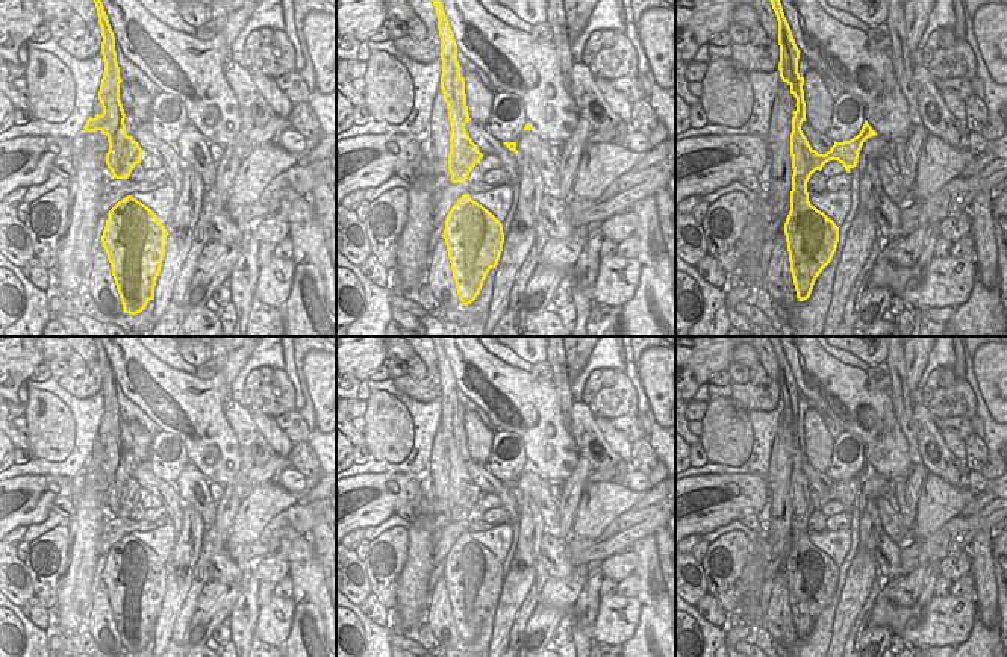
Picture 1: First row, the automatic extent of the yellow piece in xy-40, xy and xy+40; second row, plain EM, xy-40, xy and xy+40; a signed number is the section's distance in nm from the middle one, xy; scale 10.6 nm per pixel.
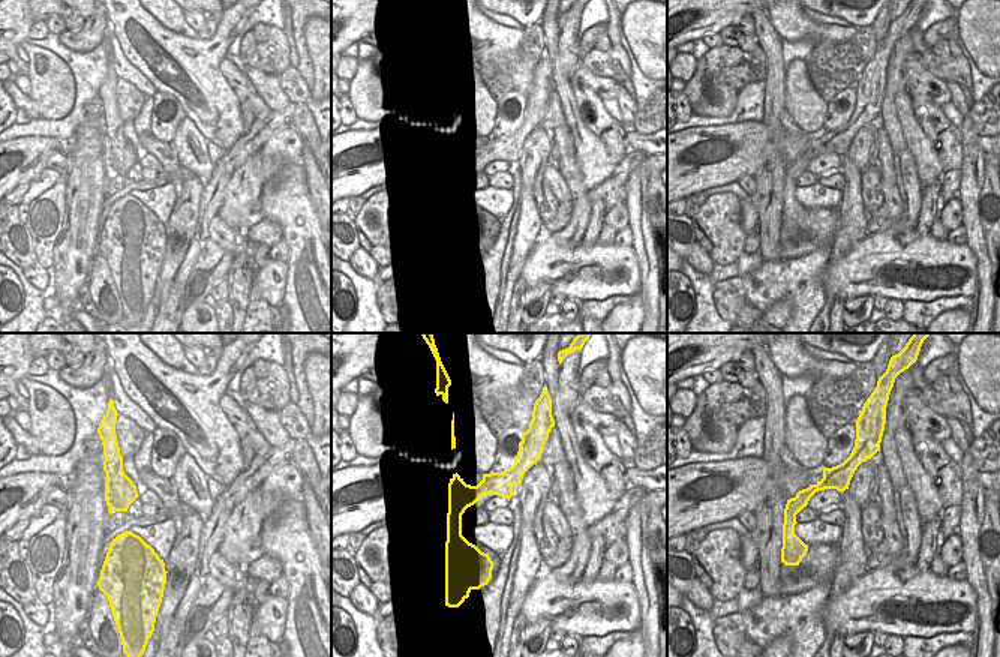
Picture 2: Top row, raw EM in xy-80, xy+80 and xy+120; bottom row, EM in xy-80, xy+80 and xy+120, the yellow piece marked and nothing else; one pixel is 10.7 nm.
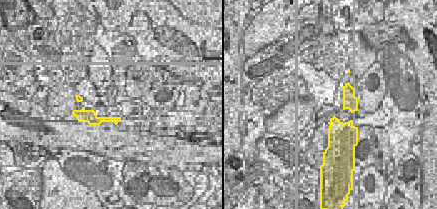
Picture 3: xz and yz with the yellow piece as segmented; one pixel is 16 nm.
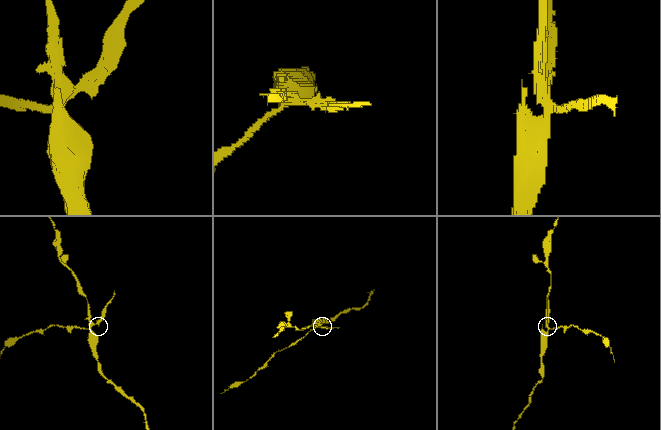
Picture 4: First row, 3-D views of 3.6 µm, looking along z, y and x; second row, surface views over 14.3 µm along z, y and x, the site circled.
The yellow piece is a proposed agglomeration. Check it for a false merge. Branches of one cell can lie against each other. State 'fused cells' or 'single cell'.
fused cells

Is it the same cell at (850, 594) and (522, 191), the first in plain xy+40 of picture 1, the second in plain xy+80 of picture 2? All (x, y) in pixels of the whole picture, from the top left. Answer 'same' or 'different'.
same

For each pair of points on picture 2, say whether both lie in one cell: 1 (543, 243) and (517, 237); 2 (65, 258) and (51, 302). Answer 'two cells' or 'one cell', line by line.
1: two cells
2: two cells

